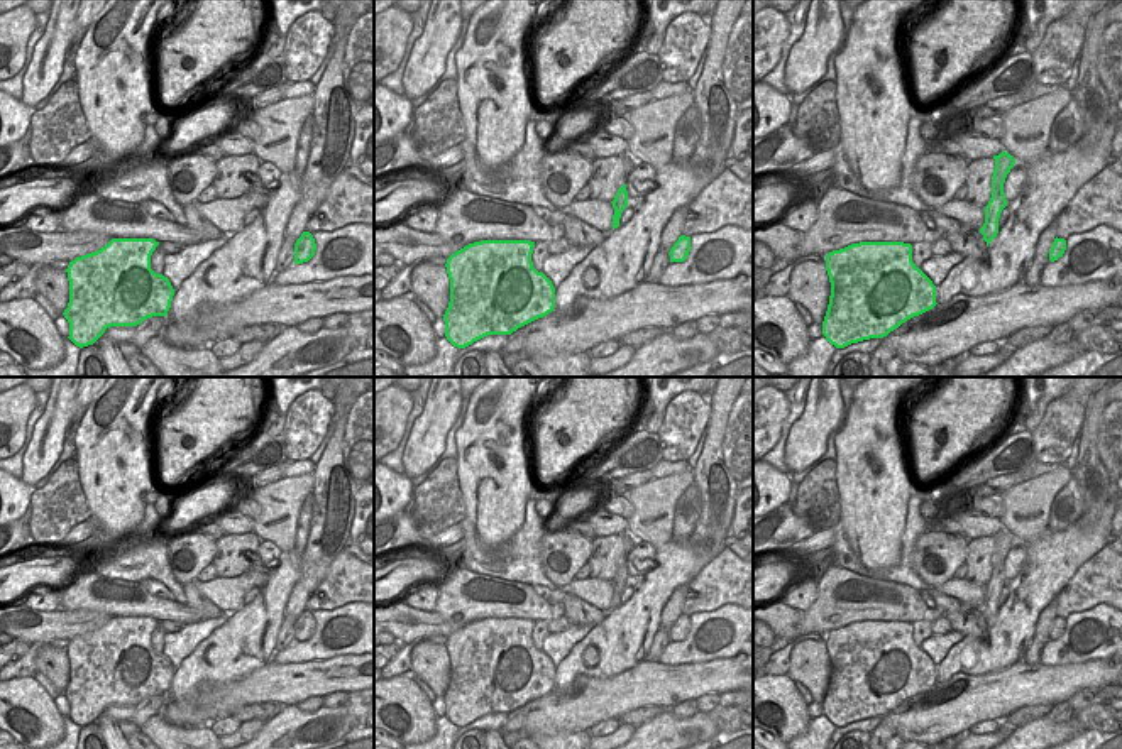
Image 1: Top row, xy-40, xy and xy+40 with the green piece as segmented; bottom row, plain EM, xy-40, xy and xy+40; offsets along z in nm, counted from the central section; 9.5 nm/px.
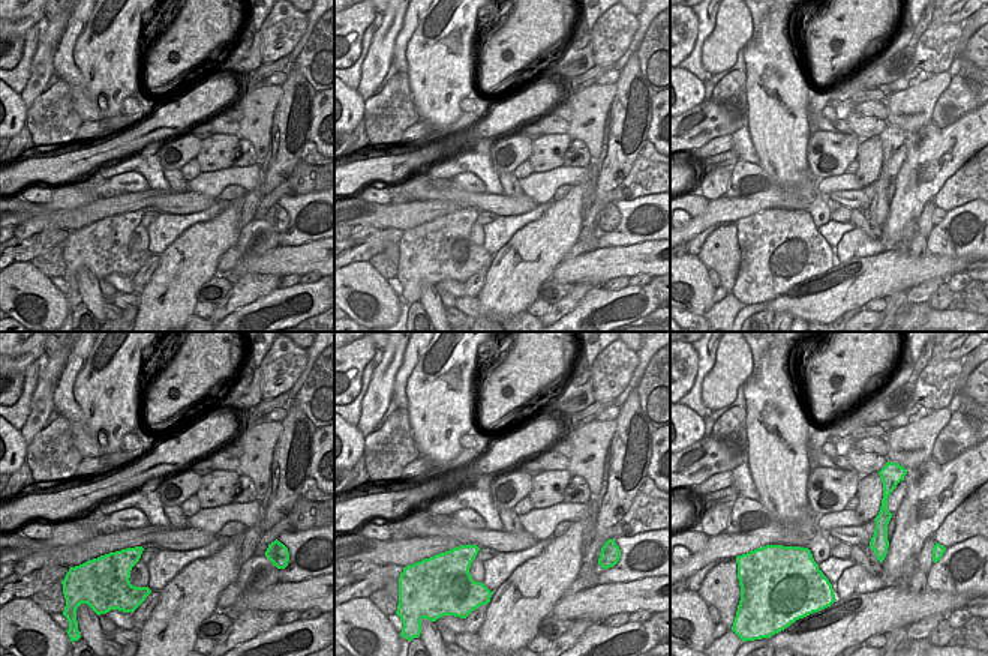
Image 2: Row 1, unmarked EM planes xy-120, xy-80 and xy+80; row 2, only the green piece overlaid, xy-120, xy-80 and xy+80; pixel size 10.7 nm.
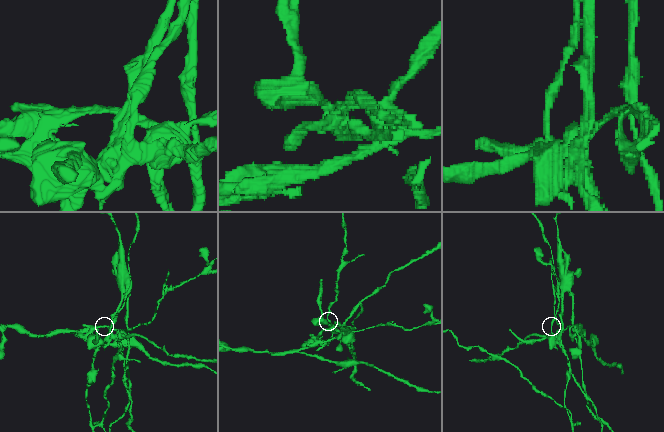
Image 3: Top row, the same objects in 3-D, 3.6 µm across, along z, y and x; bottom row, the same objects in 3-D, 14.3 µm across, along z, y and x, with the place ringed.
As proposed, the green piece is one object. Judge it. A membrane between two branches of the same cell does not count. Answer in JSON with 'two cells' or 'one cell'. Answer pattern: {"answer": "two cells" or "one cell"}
{"answer": "two cells"}

